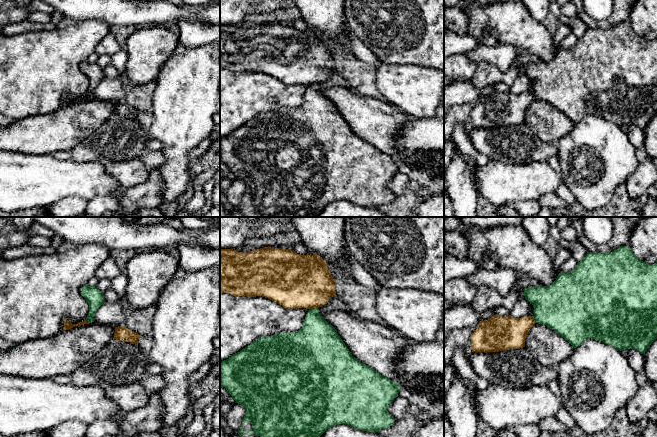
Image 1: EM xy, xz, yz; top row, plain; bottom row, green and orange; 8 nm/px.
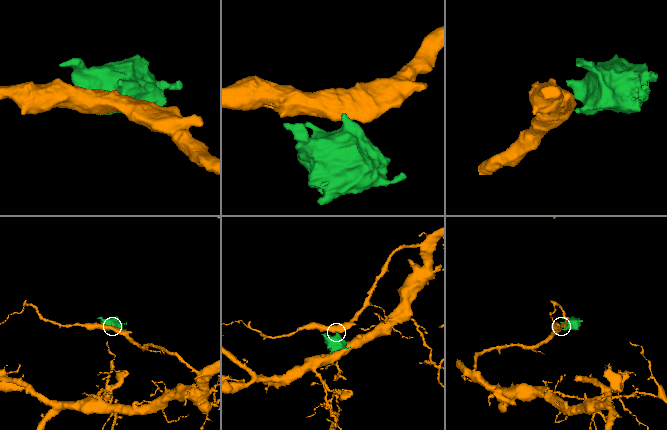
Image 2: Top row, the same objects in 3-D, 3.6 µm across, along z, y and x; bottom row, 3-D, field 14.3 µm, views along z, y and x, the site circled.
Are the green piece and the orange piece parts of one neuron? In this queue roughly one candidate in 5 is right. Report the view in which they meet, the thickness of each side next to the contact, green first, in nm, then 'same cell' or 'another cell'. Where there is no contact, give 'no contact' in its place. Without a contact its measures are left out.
meets green in xz; 300 nm thick on the green side, 440 nm on the other; another cell

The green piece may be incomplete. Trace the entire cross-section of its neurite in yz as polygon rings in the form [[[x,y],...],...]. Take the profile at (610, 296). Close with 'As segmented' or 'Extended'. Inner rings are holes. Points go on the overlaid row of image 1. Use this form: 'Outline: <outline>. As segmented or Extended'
Outline: [[[630,246],[619,247],[612,252],[587,252],[585,257],[577,263],[571,272],[560,272],[556,280],[549,286],[531,286],[523,289],[525,299],[534,307],[535,323],[546,325],[567,340],[574,348],[580,346],[585,340],[591,338],[611,345],[620,351],[635,349],[645,354],[651,343],[657,338],[657,262],[648,264],[639,260]]]. As segmented

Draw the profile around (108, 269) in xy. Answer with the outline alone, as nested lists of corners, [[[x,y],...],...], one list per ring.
[[[109,256],[96,270],[95,277],[101,279],[113,279],[122,272],[114,259]]]

